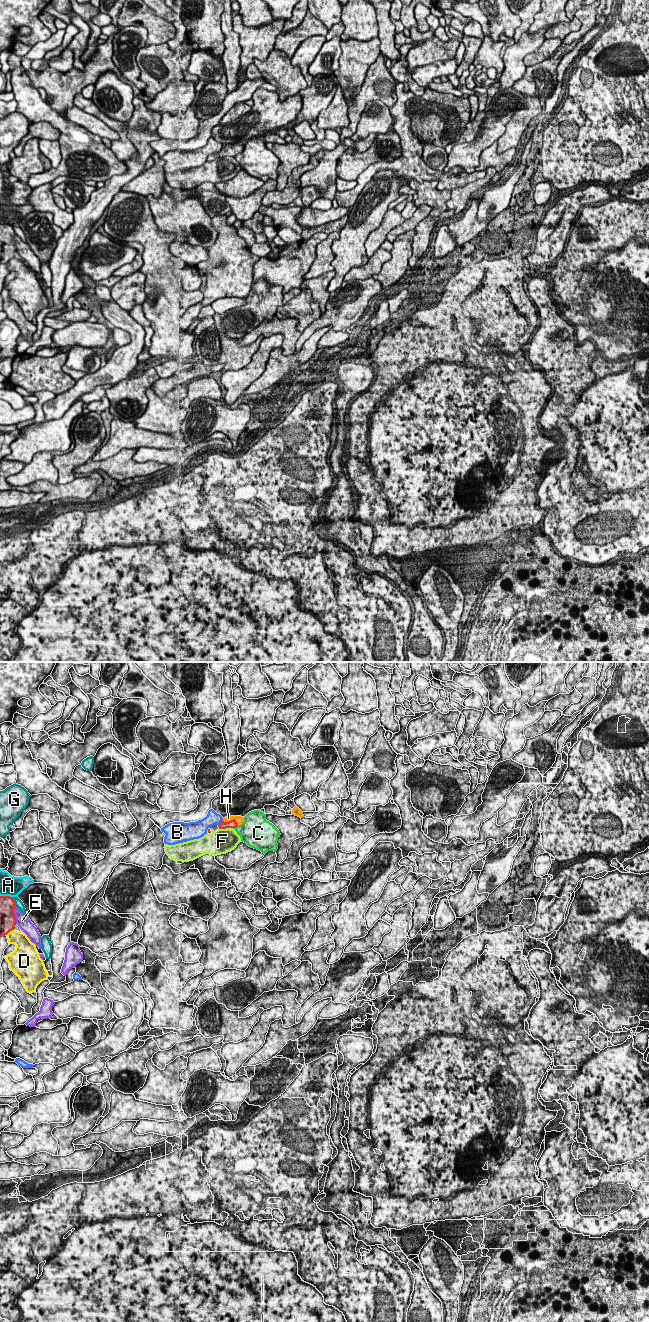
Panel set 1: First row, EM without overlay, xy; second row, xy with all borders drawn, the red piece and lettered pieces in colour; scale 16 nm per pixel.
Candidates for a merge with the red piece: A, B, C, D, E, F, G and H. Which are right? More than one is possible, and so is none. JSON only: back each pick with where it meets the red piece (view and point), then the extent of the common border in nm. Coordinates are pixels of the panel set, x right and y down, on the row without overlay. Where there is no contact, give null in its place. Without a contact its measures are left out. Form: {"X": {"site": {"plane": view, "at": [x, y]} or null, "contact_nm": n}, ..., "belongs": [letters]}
{"H": {"site": {"plane": "xy", "at": [231, 148]}, "contact_nm": 280}, "belongs": ["H"]}

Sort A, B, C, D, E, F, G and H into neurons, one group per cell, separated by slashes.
A / B / C / D / E / F / G / H

